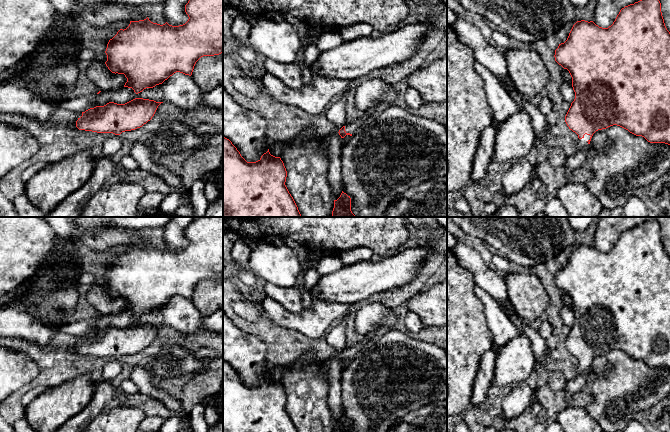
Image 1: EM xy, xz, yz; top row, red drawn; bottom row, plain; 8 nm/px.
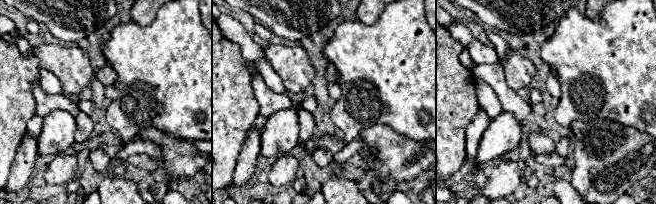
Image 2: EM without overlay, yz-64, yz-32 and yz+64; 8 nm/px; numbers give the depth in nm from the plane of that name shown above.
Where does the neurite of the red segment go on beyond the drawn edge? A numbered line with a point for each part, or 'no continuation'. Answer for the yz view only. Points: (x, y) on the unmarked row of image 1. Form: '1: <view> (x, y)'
1: yz (581, 367)

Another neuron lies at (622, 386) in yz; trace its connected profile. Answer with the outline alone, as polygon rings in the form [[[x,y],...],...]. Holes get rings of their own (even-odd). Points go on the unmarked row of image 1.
[[[617,349],[596,355],[590,369],[593,375],[588,383],[593,399],[584,408],[603,432],[623,431],[638,412],[651,408],[670,393],[670,369],[650,367]]]

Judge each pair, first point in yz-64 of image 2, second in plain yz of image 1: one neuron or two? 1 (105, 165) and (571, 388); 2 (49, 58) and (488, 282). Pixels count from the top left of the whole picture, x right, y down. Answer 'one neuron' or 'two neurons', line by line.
1: two neurons
2: two neurons

